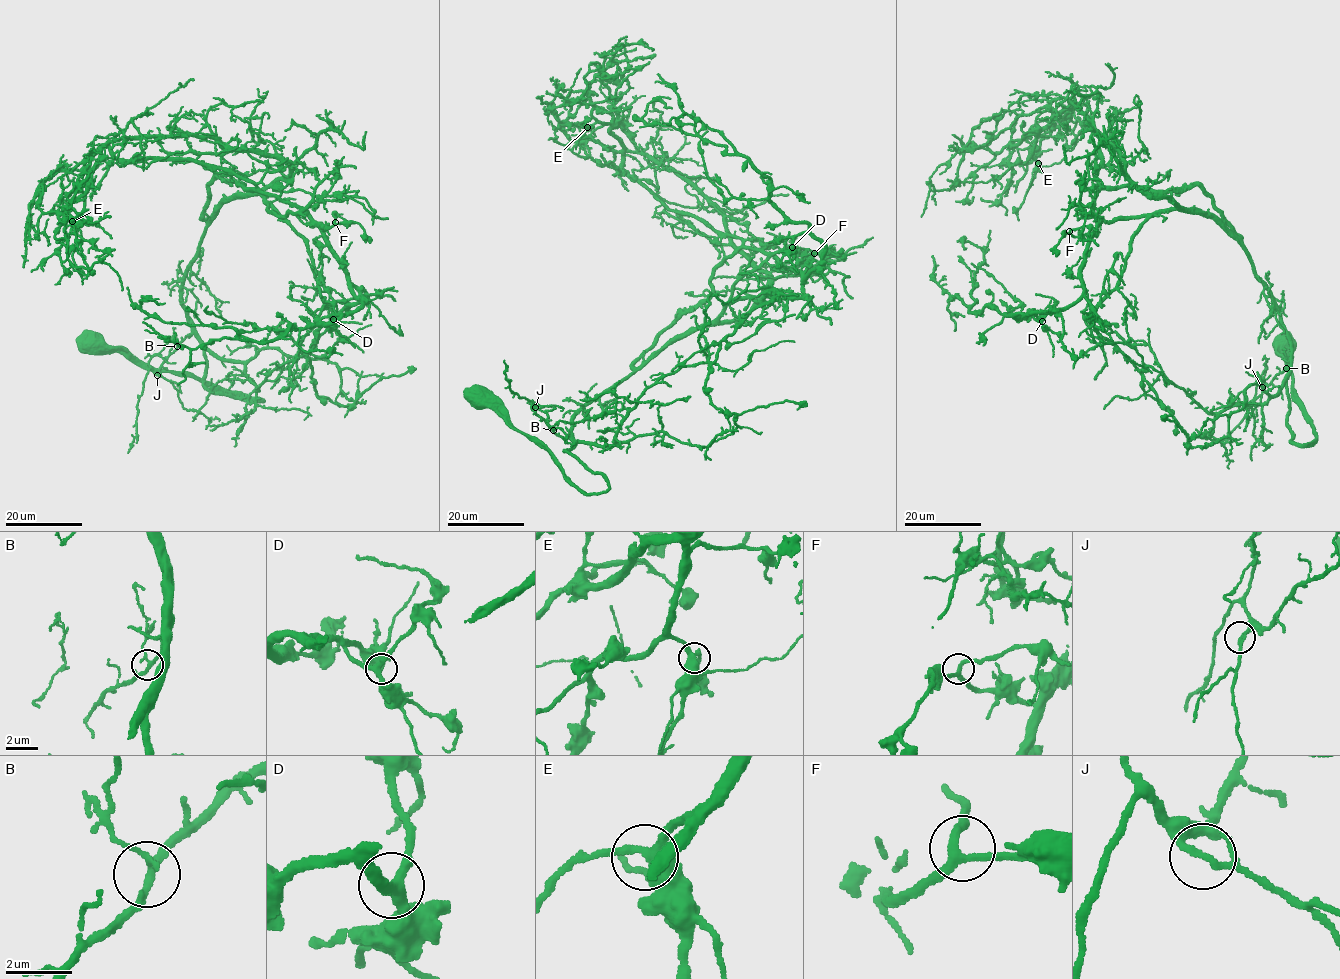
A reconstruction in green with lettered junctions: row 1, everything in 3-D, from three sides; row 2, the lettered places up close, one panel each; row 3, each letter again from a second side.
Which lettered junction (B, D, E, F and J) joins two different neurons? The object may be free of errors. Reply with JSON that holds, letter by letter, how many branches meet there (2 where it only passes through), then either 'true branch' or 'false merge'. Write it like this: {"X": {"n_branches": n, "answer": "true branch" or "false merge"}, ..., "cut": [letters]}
{"B": {"n_branches": 3, "answer": "true branch"}, "D": {"n_branches": 3, "answer": "true branch"}, "E": {"n_branches": 3, "answer": "true branch"}, "F": {"n_branches": 3, "answer": "true branch"}, "J": {"n_branches": 3, "answer": "true branch"}, "cut": []}

